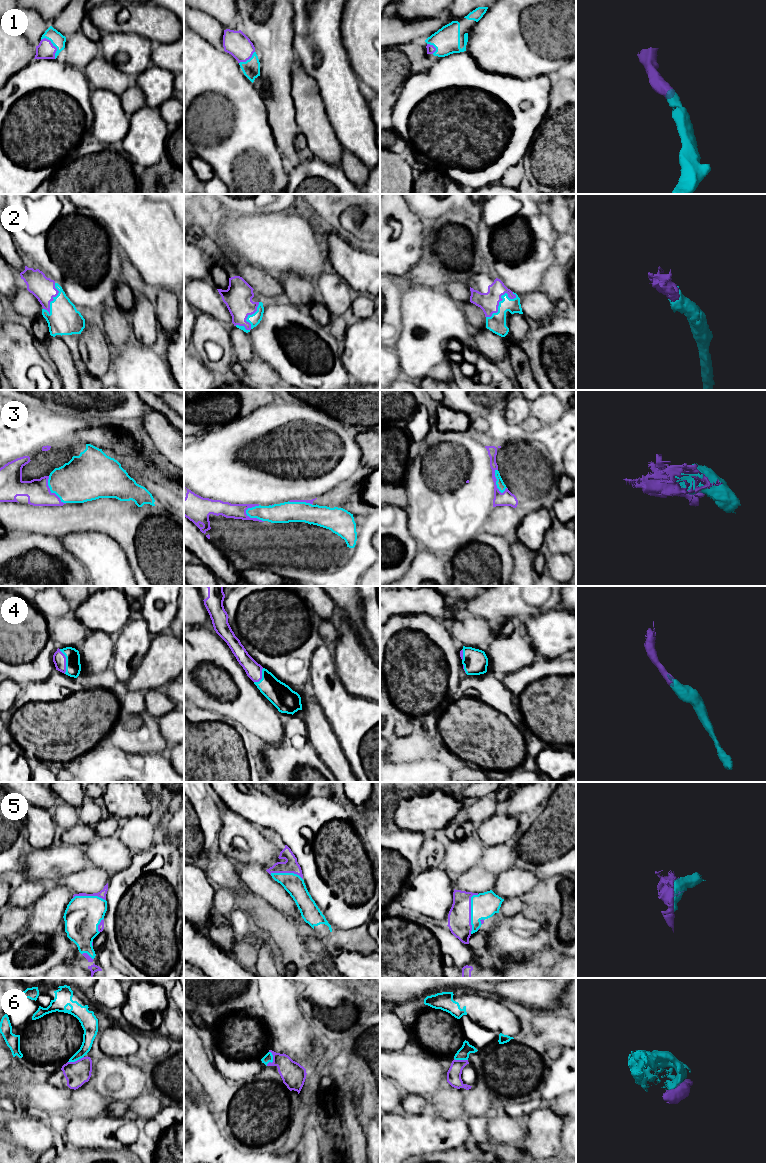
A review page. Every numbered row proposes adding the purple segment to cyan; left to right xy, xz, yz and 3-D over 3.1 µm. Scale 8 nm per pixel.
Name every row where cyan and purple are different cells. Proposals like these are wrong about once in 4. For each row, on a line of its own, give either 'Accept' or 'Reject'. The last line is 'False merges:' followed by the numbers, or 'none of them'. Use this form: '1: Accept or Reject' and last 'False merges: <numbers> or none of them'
1: Accept
2: Accept
3: Accept
4: Accept
5: Accept
6: Reject
False merges: 6

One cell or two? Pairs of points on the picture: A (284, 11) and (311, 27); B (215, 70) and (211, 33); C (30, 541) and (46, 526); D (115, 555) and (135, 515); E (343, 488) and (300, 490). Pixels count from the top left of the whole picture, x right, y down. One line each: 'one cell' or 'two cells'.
A: two cells
B: two cells
C: two cells
D: two cells
E: two cells

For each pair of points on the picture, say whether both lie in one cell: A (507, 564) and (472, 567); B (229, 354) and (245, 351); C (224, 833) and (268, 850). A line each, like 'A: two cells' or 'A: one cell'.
A: one cell
B: two cells
C: one cell

